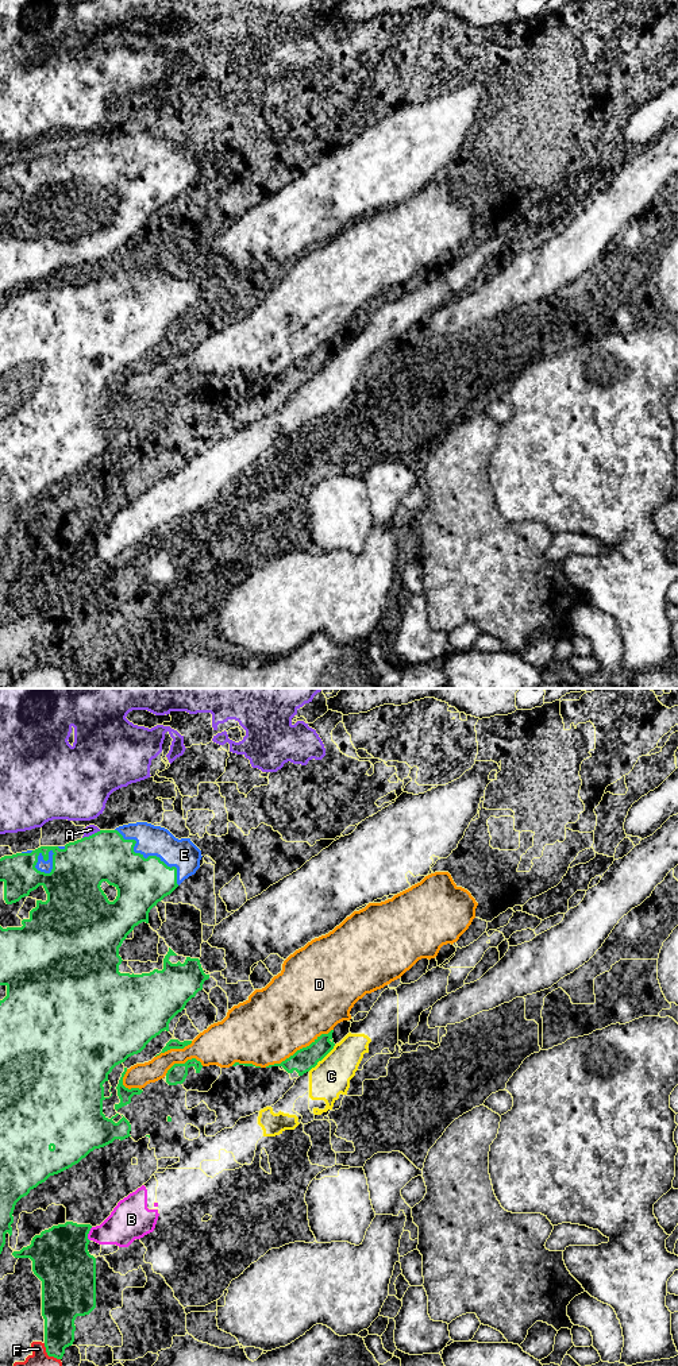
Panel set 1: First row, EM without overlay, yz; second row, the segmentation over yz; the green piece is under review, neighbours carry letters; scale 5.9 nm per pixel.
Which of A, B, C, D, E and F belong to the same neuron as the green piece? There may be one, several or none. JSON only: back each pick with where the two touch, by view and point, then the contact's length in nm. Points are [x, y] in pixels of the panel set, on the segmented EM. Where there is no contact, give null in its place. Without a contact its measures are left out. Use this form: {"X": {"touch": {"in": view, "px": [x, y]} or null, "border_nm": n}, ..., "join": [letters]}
{"join": []}

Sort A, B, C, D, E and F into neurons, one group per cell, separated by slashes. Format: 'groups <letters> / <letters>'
groups A / B C / D / E / F

